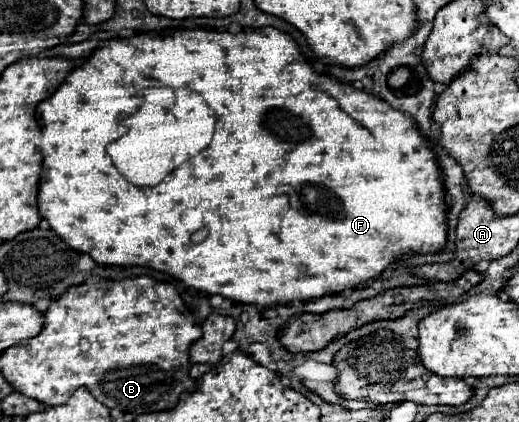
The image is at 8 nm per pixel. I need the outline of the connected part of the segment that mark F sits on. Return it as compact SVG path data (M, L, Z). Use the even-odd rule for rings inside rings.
M259 28L253 32L243 30L237 36L229 32L221 34L213 30L173 30L173 36L147 32L147 34L137 34L133 38L101 42L101 48L93 52L87 64L75 68L67 76L65 84L57 88L57 92L37 106L37 114L43 124L41 152L45 166L45 174L39 186L41 216L49 220L51 228L73 250L89 254L99 264L145 266L165 272L185 282L187 286L195 288L197 292L209 296L221 294L241 304L273 306L273 304L289 304L289 300L307 302L327 294L341 294L343 290L355 290L363 286L367 280L381 276L389 266L393 266L405 254L411 252L437 254L445 248L447 242L447 210L445 210L443 178L437 164L437 156L427 146L427 140L419 134L417 122L409 114L391 108L385 100L377 96L371 96L363 90L355 90L351 84L341 82L337 78L317 74L301 54L301 50L297 48L295 40L277 28Z

